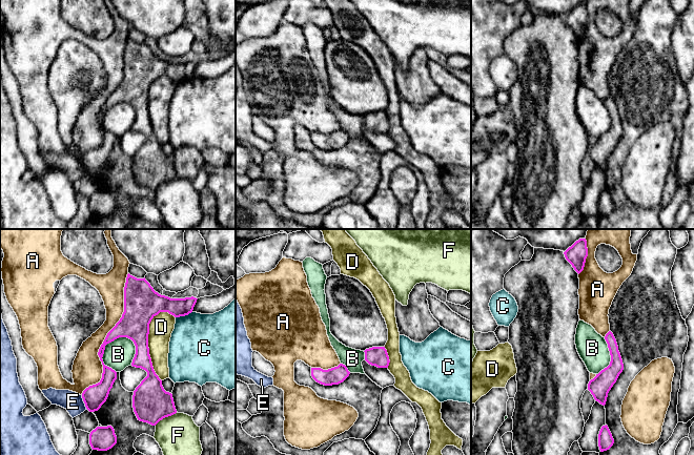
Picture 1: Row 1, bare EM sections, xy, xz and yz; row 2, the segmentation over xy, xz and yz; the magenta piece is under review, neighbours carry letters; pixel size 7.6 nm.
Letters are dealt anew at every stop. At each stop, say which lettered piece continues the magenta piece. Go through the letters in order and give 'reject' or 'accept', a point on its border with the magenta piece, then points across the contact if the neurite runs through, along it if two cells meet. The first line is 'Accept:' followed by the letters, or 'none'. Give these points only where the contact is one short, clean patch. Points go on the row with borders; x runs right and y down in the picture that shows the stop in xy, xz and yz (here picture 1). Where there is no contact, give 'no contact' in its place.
Accept: none
A: reject; contact xy (106, 336)
B: reject; contact xy (104, 349)
C: reject; contact xy (183, 315)
D: reject; contact xy (147, 343)
E: reject; contact xy (84, 402); border xy (81, 395), (87, 409)
F: reject; contact xy (165, 416); border xy (177, 412), (163, 417), (155, 425)

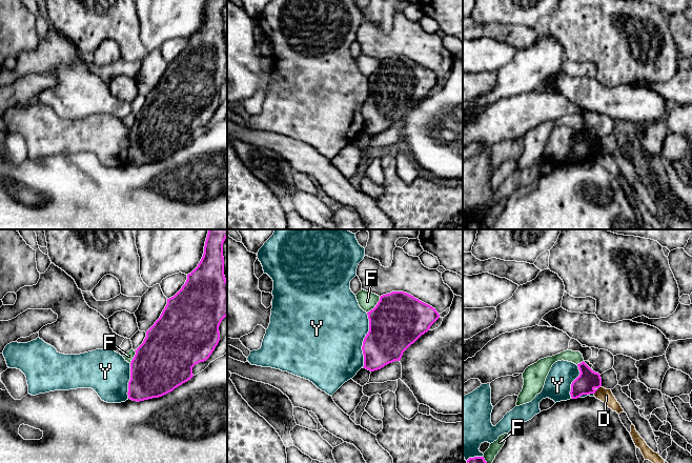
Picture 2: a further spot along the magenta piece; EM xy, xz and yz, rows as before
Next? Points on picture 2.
Accept: none
D: reject; contact yz (597, 388); border yz (601, 385), (594, 394)
F: reject; contact xz (375, 305)
Y: reject; contact xz (364, 340)

